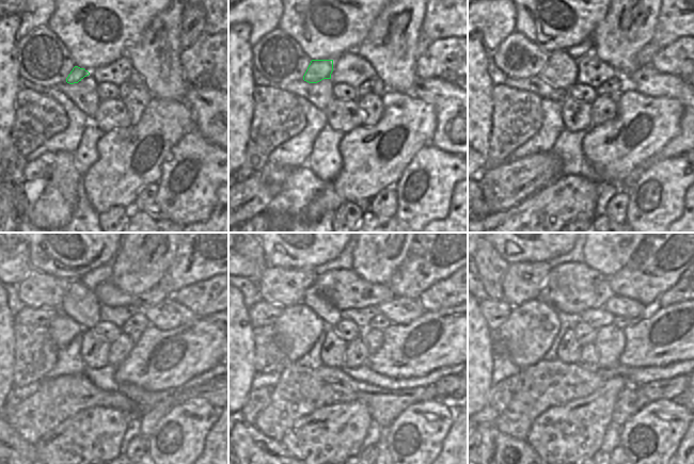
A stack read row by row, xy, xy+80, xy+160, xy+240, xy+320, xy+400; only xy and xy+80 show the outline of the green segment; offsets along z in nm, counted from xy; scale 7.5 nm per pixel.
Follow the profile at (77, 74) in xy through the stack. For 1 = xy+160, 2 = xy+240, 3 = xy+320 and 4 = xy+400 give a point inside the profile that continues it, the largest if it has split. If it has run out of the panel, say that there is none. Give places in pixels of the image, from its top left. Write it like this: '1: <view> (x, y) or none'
1: xy+160 (561, 72)
2: xy+240 (80, 303)
3: xy+320 (313, 299)
4: xy+400 (571, 318)

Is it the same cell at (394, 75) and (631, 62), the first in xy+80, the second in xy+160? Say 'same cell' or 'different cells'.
same cell

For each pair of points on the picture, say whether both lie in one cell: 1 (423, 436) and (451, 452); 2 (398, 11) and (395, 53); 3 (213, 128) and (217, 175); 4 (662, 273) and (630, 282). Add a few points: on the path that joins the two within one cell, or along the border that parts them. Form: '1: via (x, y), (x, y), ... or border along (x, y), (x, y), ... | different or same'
1: border along (452, 424), (439, 452) | different
2: via (393, 19), (393, 43) | same
3: border along (195, 128), (208, 142), (217, 146) | different
4: via (655, 276), (637, 280) | same

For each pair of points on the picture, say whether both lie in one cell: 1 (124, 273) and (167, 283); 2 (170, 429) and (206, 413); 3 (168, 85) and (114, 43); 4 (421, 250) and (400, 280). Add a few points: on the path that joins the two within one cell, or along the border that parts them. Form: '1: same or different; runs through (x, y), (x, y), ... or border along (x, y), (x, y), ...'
1: different; border along (173, 259), (157, 285)
2: same; runs through (179, 429), (183, 429), (193, 419), (198, 419)
3: different; border along (142, 33), (142, 38), (130, 44), (123, 54)
4: same; runs through (421, 257), (408, 272)

